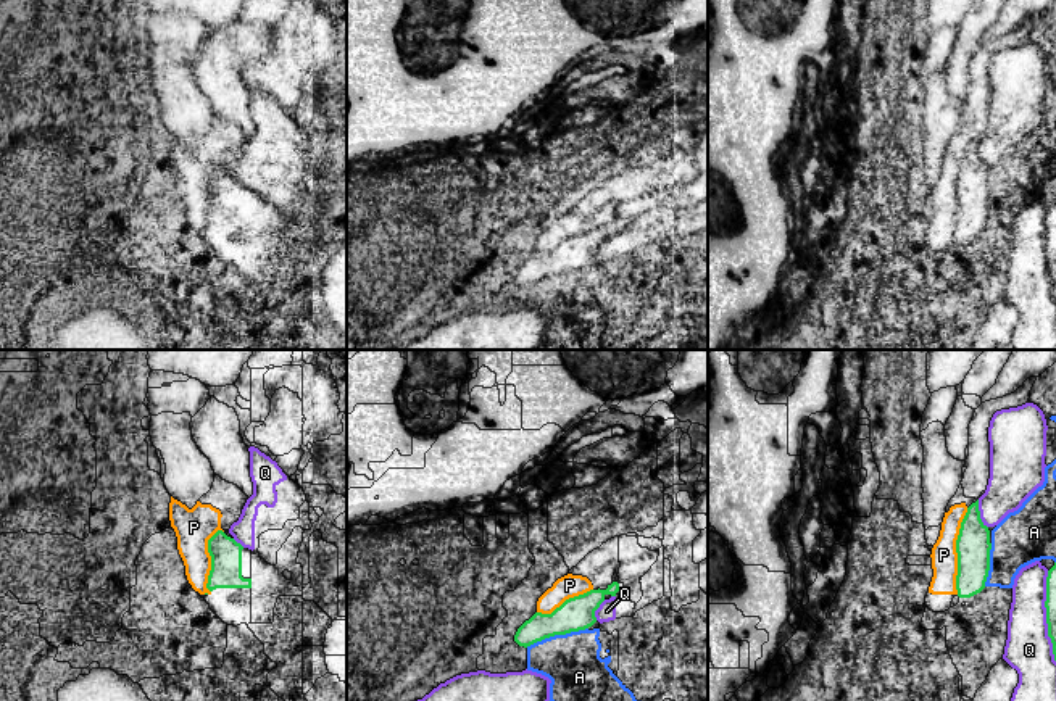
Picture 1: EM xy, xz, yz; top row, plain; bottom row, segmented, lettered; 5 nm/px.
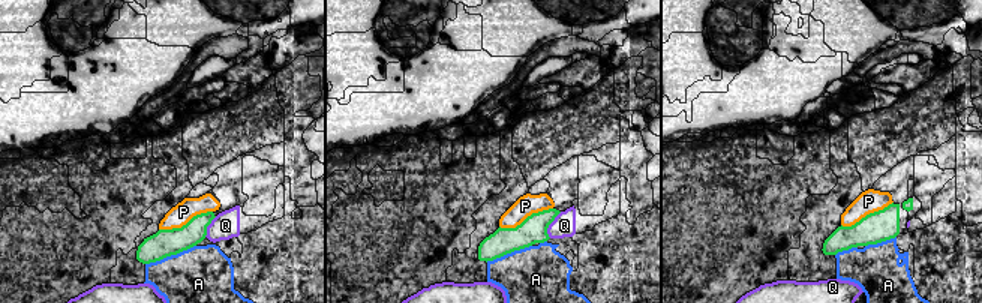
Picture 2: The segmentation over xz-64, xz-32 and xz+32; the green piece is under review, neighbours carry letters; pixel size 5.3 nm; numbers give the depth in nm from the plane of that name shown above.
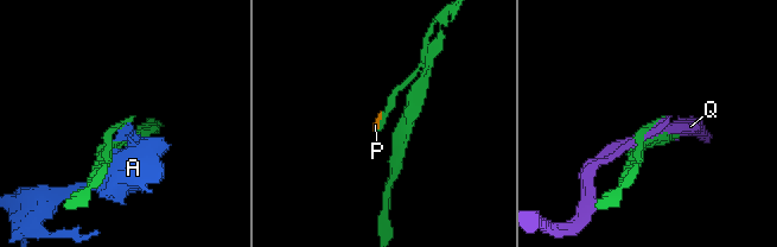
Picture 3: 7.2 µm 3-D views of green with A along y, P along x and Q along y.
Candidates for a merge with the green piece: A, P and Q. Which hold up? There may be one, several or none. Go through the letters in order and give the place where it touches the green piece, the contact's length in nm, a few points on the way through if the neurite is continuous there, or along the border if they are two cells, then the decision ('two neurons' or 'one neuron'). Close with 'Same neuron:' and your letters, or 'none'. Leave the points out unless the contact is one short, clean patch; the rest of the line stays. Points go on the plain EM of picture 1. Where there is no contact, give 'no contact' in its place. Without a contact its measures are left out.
A: xz (557, 273) | 320 nm | two neurons
P: yz (956, 190) | 440 nm | two neurons
Q: yz (979, 153) | 150 nm | two neurons
Same neuron: none

